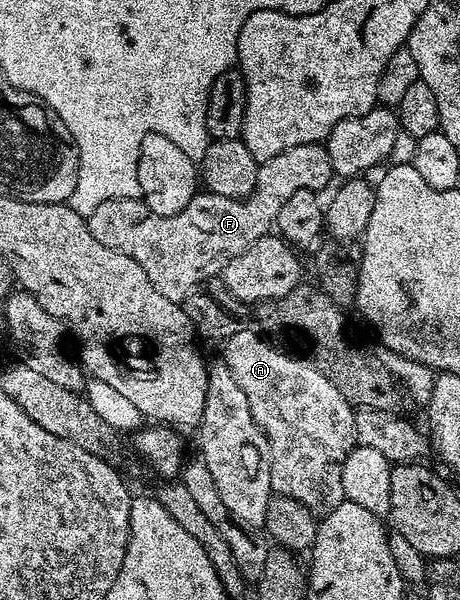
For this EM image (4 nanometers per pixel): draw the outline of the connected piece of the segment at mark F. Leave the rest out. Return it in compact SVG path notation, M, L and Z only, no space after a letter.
M323 143L303 144L294 146L278 158L270 158L263 161L257 170L257 185L254 190L244 200L234 198L222 198L207 190L197 194L189 205L181 213L174 217L159 217L147 208L143 199L134 200L110 200L102 202L92 214L86 217L90 234L102 242L102 246L110 246L118 254L126 254L126 258L134 258L142 270L146 270L146 278L154 282L154 290L162 294L162 298L182 302L192 292L201 287L203 280L208 280L211 276L219 277L223 266L227 260L242 254L258 238L269 235L273 231L278 210L287 202L297 190L310 190L319 193L320 188L324 188L334 180L334 173L330 166L330 154Z

